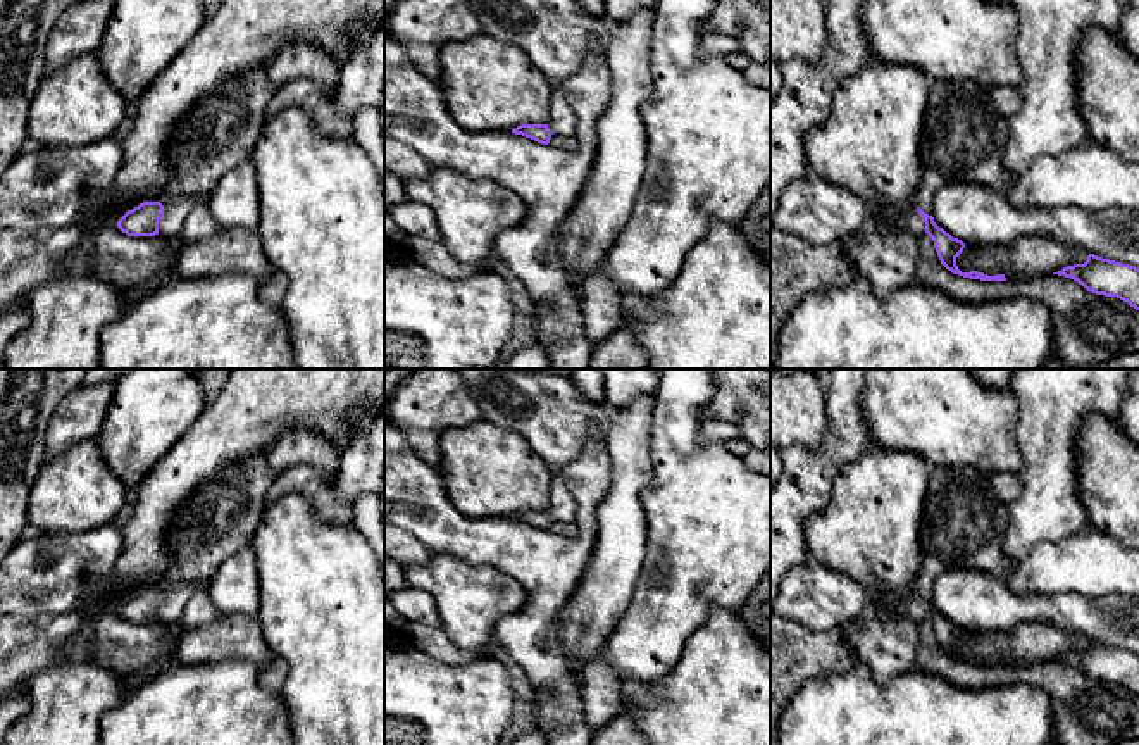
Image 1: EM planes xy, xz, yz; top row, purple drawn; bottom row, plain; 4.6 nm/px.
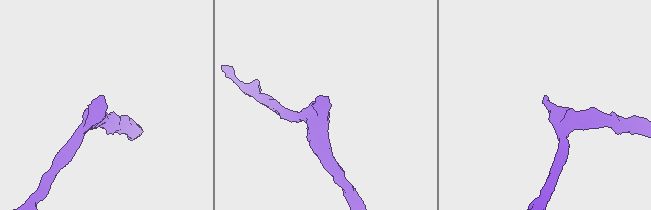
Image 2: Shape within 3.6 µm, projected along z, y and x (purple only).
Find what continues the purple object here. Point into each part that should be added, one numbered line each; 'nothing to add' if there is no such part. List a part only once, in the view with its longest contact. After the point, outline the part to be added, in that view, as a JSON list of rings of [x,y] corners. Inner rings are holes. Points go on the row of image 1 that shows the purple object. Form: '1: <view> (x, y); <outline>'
1: xy (174, 214); [[[179,197],[176,202],[164,205],[164,217],[159,222],[159,233],[165,238],[179,235],[188,214],[202,202],[207,200],[203,197]]]

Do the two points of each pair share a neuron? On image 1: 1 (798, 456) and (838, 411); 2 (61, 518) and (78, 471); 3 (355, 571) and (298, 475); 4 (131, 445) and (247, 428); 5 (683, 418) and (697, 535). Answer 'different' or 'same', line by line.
1: same
2: same
3: different
4: different
5: same

